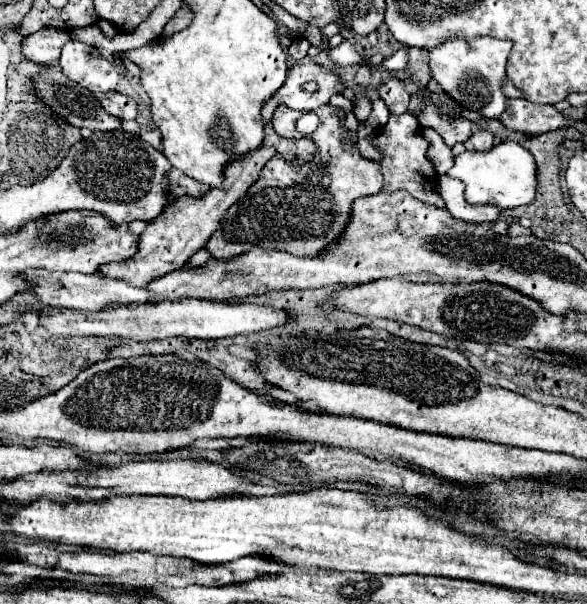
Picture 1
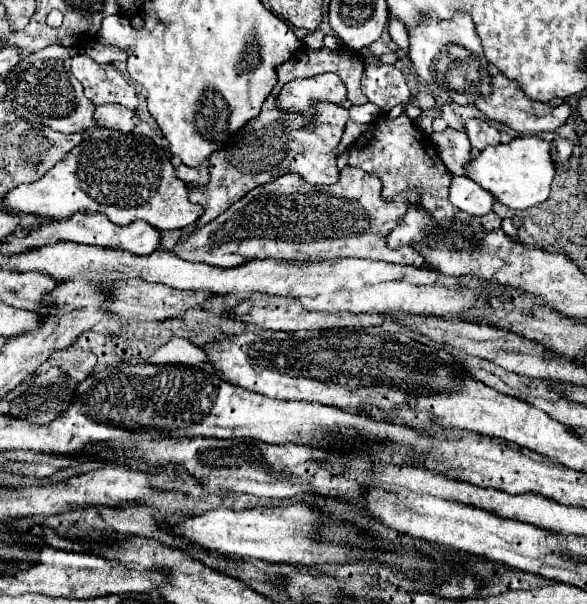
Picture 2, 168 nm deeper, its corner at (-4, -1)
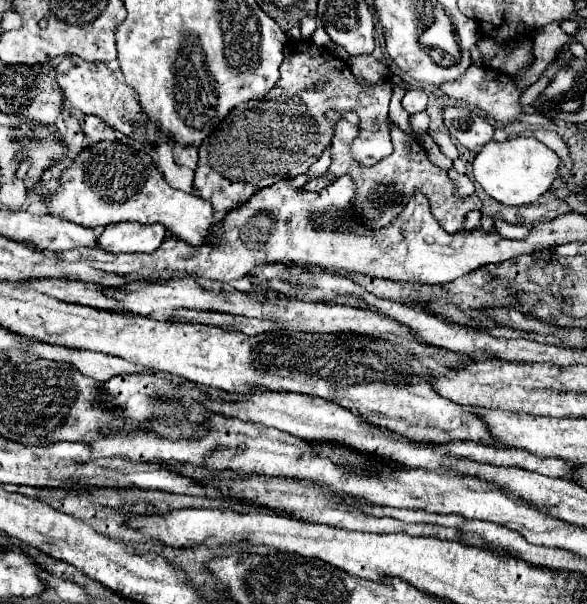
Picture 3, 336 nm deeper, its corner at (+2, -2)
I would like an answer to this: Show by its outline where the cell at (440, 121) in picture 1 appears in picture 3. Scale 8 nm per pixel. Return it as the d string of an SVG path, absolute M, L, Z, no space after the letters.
M453 168L447 172L447 176L449 176L449 180L455 184L453 188L455 188L455 196L457 198L469 198L469 196L473 196L473 184L471 184L471 180L465 176L465 174L457 174Z

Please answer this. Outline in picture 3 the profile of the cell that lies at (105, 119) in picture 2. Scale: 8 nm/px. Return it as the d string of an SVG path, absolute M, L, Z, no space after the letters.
M81 116L81 130L89 138L91 144L97 144L101 140L115 140L115 130L107 128L99 118L95 116Z

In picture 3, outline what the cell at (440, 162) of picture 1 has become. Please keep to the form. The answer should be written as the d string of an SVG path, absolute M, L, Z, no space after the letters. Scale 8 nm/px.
M430 129L428 132L431 134L431 136L433 136L433 139L447 157L449 157L451 160L455 160L459 157L458 150L447 132Z

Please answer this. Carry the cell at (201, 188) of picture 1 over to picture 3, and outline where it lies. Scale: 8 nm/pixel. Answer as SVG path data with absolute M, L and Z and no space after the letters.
M175 144L173 146L173 156L175 162L187 168L195 168L197 166L197 146L185 146L185 144Z

